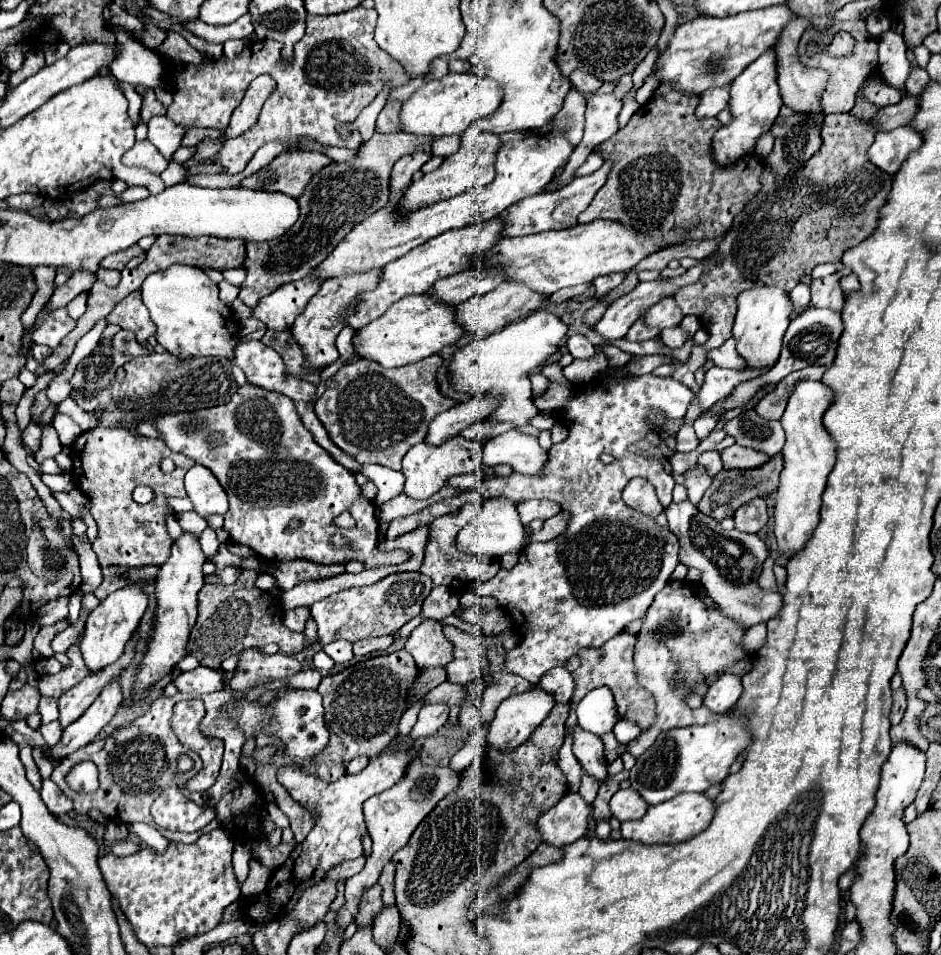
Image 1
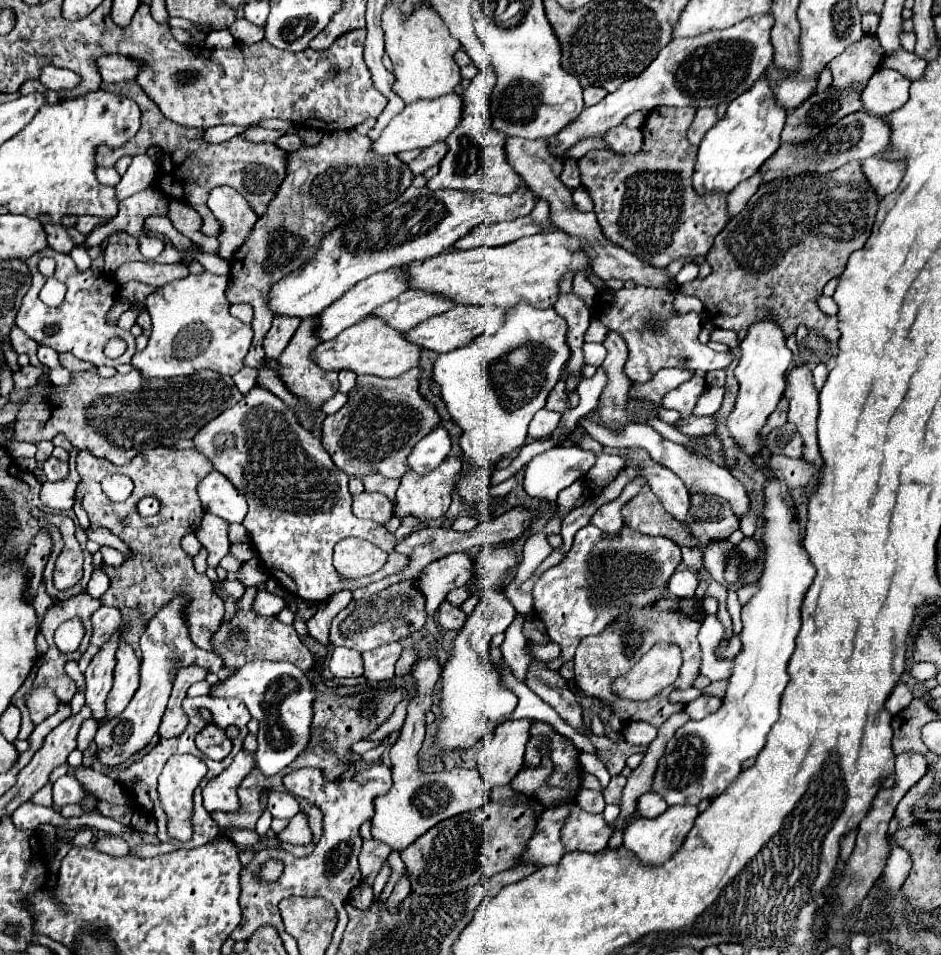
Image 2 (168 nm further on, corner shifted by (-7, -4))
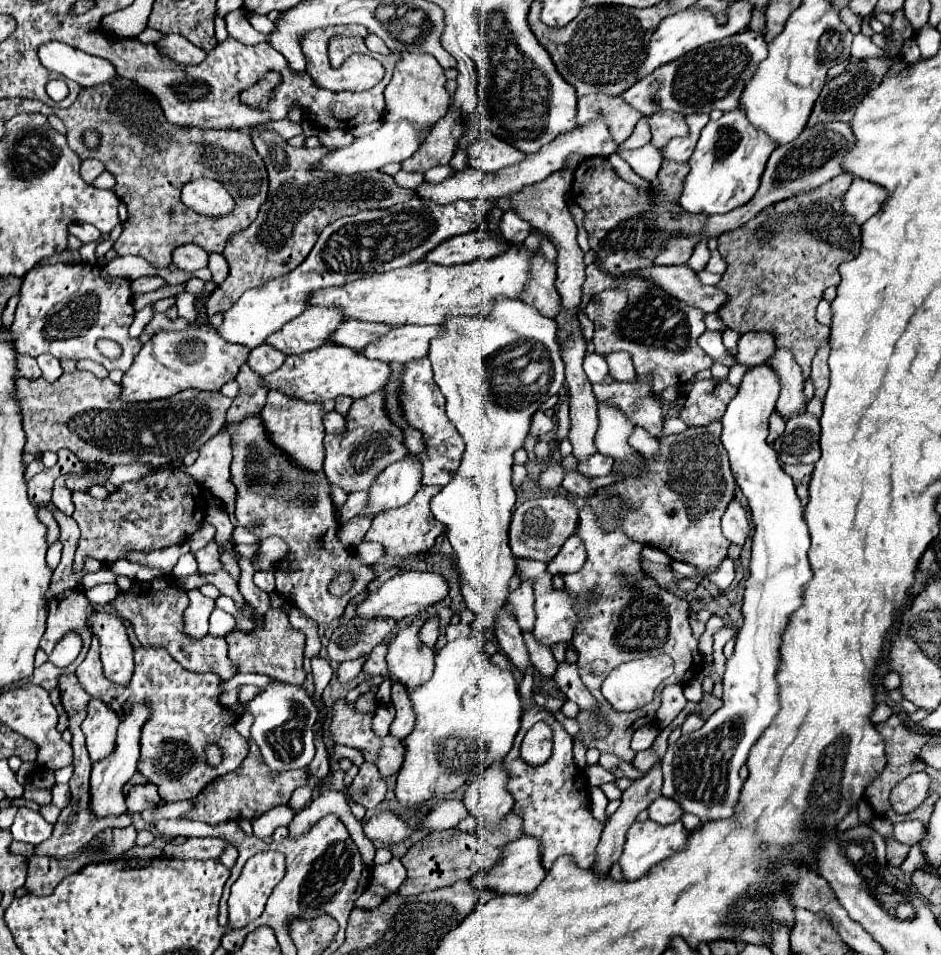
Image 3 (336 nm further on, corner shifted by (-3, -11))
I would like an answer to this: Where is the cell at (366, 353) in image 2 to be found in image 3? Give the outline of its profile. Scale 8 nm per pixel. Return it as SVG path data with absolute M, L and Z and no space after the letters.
M327 343L303 355L289 355L275 373L263 379L269 389L279 389L291 397L299 397L305 401L325 401L325 399L335 399L337 395L349 395L351 399L367 397L373 391L383 389L389 383L389 377L391 377L389 363L381 363L379 359L369 359L361 351L345 345Z

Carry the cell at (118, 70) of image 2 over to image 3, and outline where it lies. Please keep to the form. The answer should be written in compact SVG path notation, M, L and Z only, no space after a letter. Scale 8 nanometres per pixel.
M59 41L39 47L39 59L47 69L73 79L83 87L109 83L117 77L115 67L108 60L73 49Z

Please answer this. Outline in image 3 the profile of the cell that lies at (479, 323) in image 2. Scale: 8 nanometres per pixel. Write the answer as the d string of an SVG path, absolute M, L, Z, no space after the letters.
M405 325L389 331L383 335L383 339L369 343L363 349L363 355L385 363L409 363L423 359L427 355L431 339L443 333L445 329L441 325Z

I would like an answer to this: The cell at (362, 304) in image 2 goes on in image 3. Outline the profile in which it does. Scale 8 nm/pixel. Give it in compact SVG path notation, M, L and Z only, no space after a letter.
M311 307L281 331L269 335L265 343L277 347L285 355L301 355L327 343L343 319L341 307Z

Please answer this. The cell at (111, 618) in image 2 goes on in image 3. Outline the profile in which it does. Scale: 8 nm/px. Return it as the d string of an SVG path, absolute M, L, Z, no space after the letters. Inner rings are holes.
M93 637L91 649L85 661L77 667L75 675L81 687L93 695L101 697L121 719L127 715L131 703L151 703L153 715L143 727L141 735L141 759L139 773L145 775L147 781L159 785L159 795L163 801L181 801L199 795L199 791L219 775L235 771L249 753L249 741L243 739L235 731L237 717L227 713L227 707L217 703L219 691L219 675L215 673L193 673L183 669L175 659L171 659L164 649L145 649L140 647L134 652L133 681L127 687L113 685L101 667L101 659L97 655L99 639ZM207 741L215 741L223 747L223 763L219 767L207 767L203 759L203 745Z

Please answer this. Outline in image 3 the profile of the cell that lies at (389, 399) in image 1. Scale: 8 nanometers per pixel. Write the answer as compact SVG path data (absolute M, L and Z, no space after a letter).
M375 391L367 397L355 399L349 413L345 433L325 435L325 461L323 471L331 485L343 487L347 493L369 489L375 477L389 467L391 463L409 455L409 449L403 443L403 429L399 429L387 409L385 409L385 391Z

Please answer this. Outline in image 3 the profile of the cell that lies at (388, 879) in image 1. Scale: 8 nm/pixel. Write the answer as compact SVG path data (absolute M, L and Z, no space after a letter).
M365 891L365 893L357 899L357 907L361 907L361 909L375 909L375 907L381 905L381 901L383 901L383 897Z

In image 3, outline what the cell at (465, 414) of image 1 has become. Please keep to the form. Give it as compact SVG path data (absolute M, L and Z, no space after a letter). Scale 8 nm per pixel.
M415 455L389 465L369 489L369 503L363 515L379 515L381 511L405 505L421 489L423 465Z

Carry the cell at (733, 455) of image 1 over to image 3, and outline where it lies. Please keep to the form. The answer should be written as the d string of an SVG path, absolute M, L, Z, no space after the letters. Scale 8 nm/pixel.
M783 465L783 471L789 477L793 477L799 499L807 499L807 487L809 487L813 465Z

